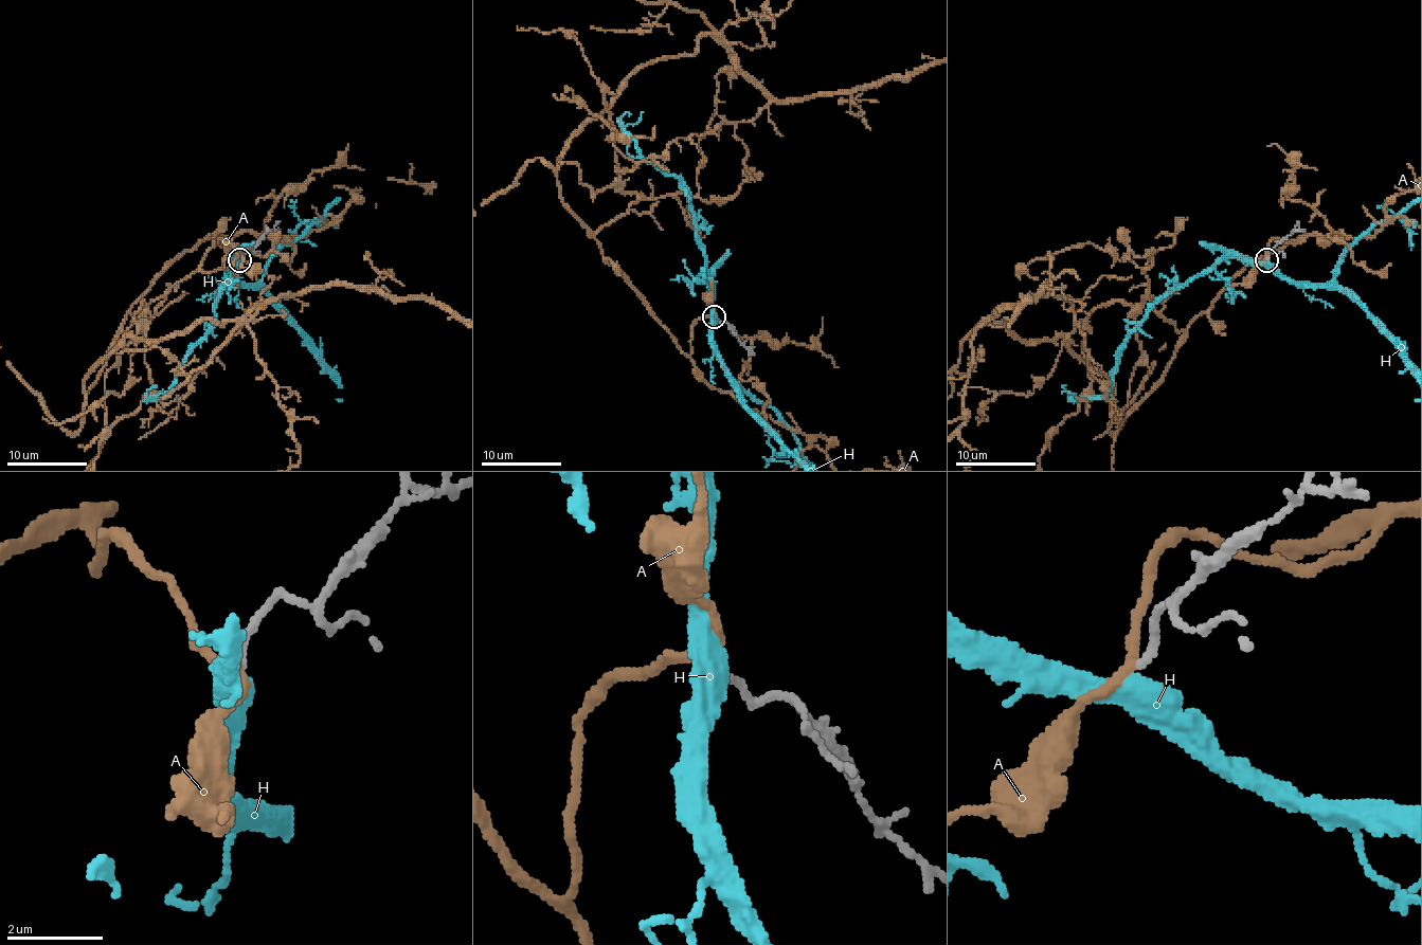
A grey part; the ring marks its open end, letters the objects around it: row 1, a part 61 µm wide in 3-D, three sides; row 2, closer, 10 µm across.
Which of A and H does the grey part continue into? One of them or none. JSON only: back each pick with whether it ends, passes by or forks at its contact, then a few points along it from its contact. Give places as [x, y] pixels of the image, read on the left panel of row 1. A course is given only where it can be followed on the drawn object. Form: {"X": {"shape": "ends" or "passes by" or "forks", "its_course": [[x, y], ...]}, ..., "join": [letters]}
{"H": {"shape": "passes by", "its_course": [[240, 261], [234, 257], [222, 284], [212, 329], [191, 351], [176, 383], [162, 397], [150, 397], [168, 393]]}, "join": ["H"]}

